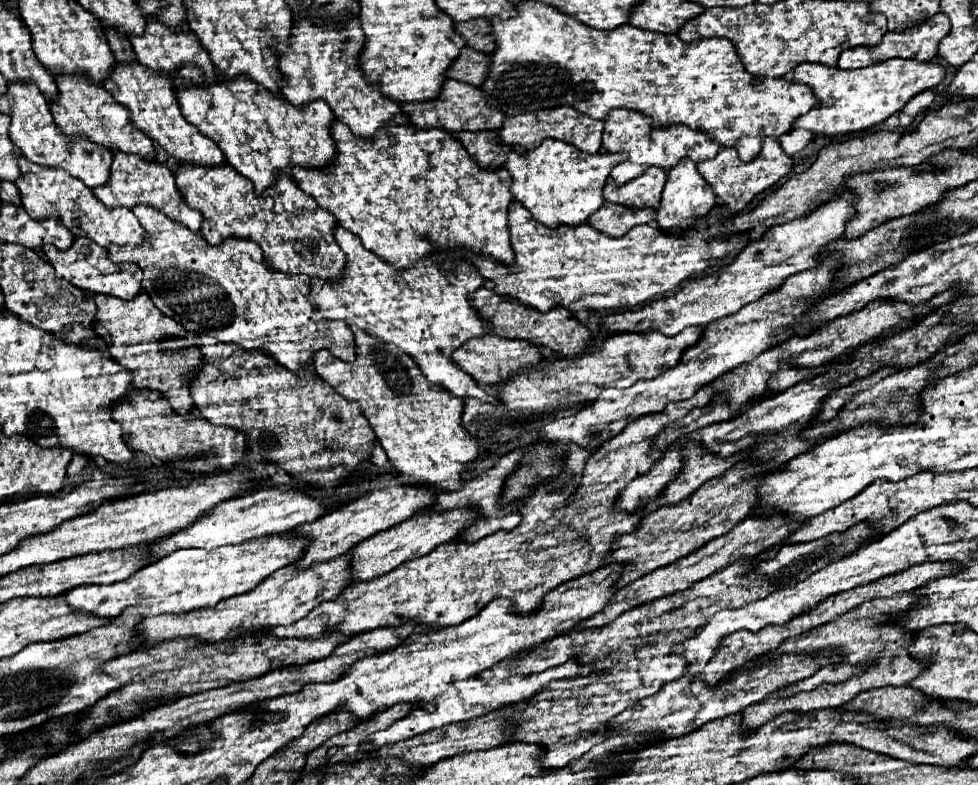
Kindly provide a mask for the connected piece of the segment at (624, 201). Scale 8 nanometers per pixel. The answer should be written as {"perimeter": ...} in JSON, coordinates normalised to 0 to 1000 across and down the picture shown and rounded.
{"perimeter":[[[665,213],[658,223],[638,236],[630,236],[626,228],[622,228],[618,238],[618,254],[638,264],[673,266],[677,241],[681,236],[681,225],[683,225],[681,218],[677,218],[675,213]]]}

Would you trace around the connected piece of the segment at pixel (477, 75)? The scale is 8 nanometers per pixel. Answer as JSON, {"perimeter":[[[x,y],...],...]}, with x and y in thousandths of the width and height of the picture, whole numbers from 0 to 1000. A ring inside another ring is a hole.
{"perimeter":[[[474,60],[470,73],[458,88],[460,101],[472,103],[485,111],[491,111],[493,103],[497,103],[497,93],[501,93],[501,73],[483,60]]]}

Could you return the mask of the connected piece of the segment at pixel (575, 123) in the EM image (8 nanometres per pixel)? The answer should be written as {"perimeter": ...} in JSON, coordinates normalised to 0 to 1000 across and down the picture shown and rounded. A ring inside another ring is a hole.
{"perimeter":[[[575,134],[575,136],[564,136],[564,139],[552,139],[548,144],[534,144],[519,149],[511,164],[511,177],[519,185],[534,185],[536,190],[546,190],[550,187],[556,177],[575,177],[583,185],[589,185],[593,192],[599,195],[609,195],[616,187],[616,167],[618,167],[618,154],[605,152],[601,146],[591,144],[587,136]]]}

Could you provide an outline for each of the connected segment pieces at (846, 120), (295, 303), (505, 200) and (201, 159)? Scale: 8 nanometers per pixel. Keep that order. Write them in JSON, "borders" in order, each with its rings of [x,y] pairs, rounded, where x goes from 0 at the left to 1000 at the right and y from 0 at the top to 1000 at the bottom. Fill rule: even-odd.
{"borders":[[[[908,75],[873,90],[861,90],[857,85],[845,85],[838,80],[820,80],[812,88],[810,101],[814,106],[826,108],[838,129],[838,136],[830,139],[826,146],[820,146],[812,162],[849,175],[888,164],[922,141],[924,134],[939,118],[957,111],[965,96],[967,90],[963,83],[941,80],[935,75]]],[[[139,261],[137,274],[141,276],[143,287],[149,292],[149,304],[145,307],[145,312],[139,312],[139,315],[115,312],[110,320],[112,330],[137,332],[139,338],[143,338],[143,343],[147,345],[145,371],[153,376],[157,389],[170,404],[182,409],[188,419],[202,427],[221,429],[227,437],[245,437],[254,447],[260,447],[260,445],[270,447],[301,475],[315,468],[317,455],[325,445],[335,445],[339,452],[344,452],[354,462],[362,460],[364,442],[362,442],[360,422],[352,410],[342,410],[329,404],[324,394],[319,391],[317,353],[294,350],[294,348],[284,348],[276,343],[276,338],[272,338],[270,322],[260,307],[233,302],[225,312],[215,312],[207,299],[194,297],[192,292],[184,289],[180,282],[174,282],[174,276],[162,271],[162,266],[153,266],[153,261]],[[243,399],[247,399],[249,404],[247,409],[243,409]]],[[[342,154],[337,172],[344,185],[346,205],[342,205],[337,215],[313,215],[299,210],[297,223],[303,228],[305,238],[319,248],[329,266],[335,266],[352,292],[366,299],[376,320],[407,343],[415,343],[425,332],[440,327],[442,310],[454,320],[458,317],[460,322],[470,322],[468,315],[474,312],[481,320],[503,325],[507,332],[515,332],[519,338],[526,335],[517,287],[519,261],[526,251],[509,220],[493,215],[464,172],[454,164],[393,159],[387,169],[382,169],[382,180],[370,180],[370,175],[362,175],[362,169],[358,169],[358,164],[348,154]]],[[[133,78],[133,83],[119,80],[117,98],[112,98],[112,103],[108,103],[104,111],[133,141],[135,157],[145,169],[162,180],[182,205],[194,205],[200,210],[227,210],[229,195],[223,190],[223,185],[215,180],[215,175],[207,175],[207,169],[202,169],[202,164],[198,164],[198,159],[186,149],[174,98],[162,98],[162,93],[153,93],[153,88],[141,83],[139,78]]]]}

